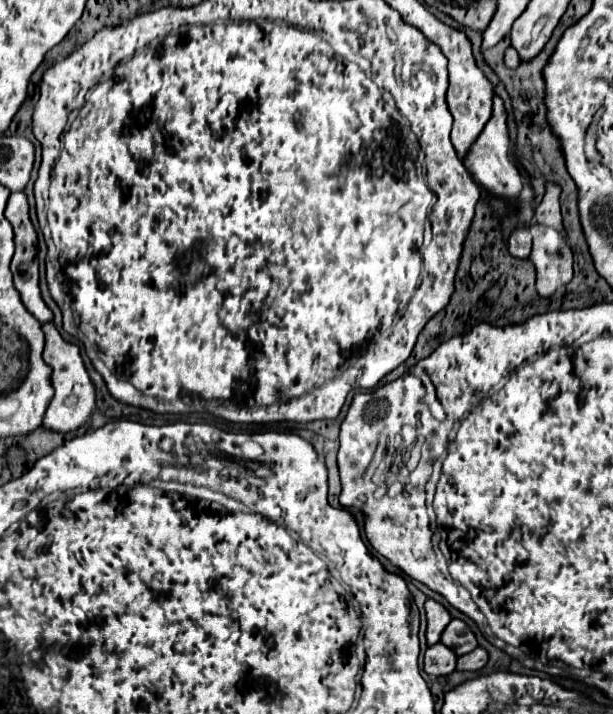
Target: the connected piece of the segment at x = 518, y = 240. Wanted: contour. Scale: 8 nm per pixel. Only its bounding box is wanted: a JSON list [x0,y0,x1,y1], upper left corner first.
[508,227,532,258]

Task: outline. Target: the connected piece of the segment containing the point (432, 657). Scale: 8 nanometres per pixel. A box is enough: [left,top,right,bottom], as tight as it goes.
[423,642,457,676]

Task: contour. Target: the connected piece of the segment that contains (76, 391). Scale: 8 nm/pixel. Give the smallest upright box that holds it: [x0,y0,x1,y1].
[43,322,97,432]

